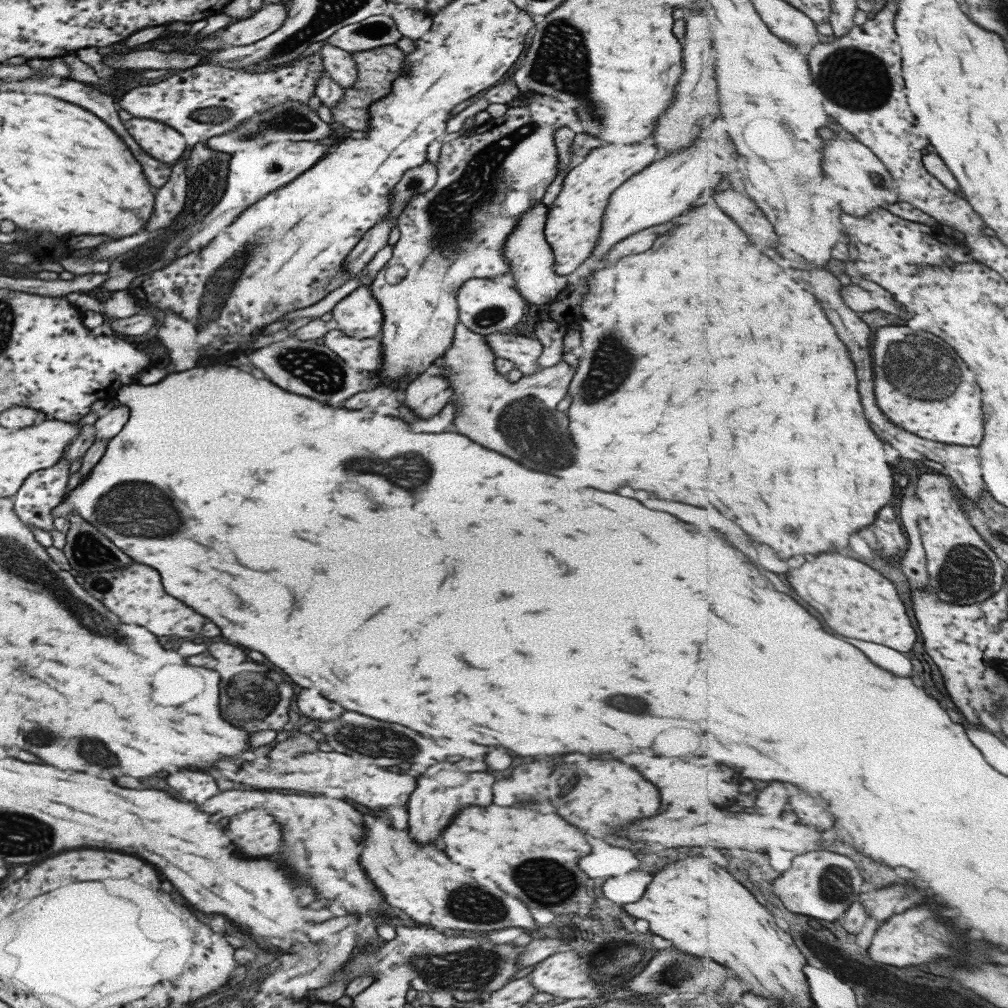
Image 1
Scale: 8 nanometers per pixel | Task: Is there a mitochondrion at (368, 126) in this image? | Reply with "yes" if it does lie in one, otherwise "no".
no

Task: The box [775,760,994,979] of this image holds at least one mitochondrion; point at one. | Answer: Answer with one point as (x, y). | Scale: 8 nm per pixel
(835, 884)

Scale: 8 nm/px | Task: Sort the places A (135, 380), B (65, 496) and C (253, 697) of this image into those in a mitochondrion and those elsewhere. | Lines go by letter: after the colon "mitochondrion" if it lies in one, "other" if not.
A: other
B: other
C: mitochondrion

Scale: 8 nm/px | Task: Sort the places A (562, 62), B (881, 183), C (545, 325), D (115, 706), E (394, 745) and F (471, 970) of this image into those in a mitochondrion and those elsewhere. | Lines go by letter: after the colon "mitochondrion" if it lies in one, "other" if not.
A: mitochondrion
B: mitochondrion
C: other
D: other
E: mitochondrion
F: mitochondrion

